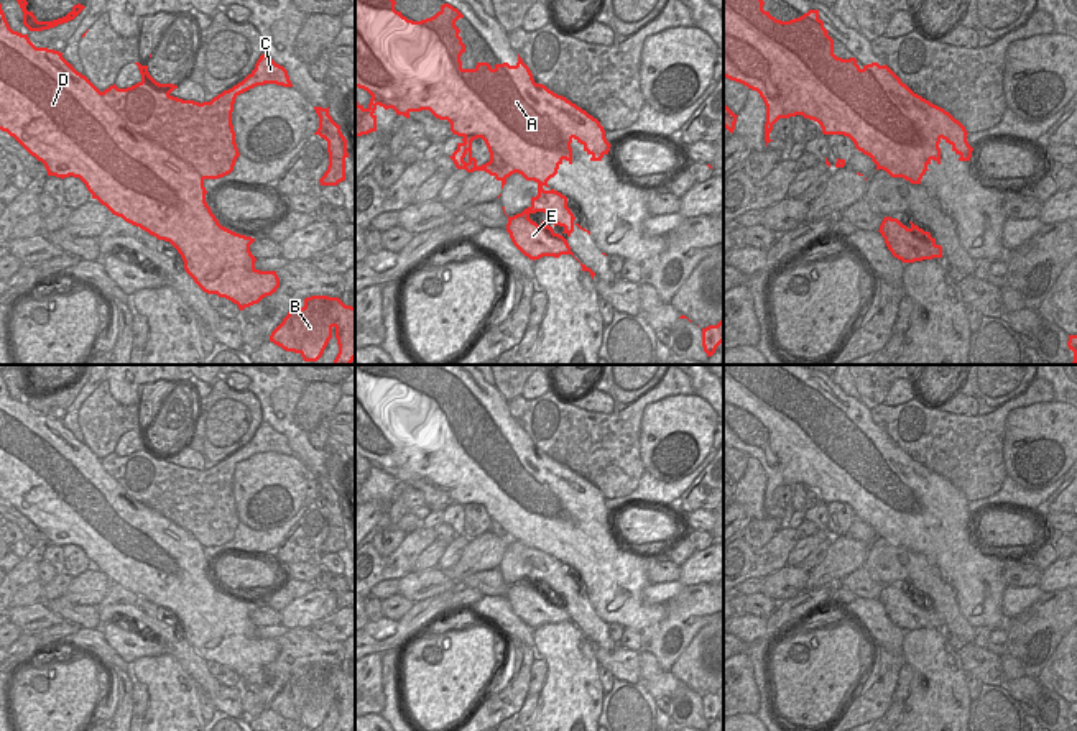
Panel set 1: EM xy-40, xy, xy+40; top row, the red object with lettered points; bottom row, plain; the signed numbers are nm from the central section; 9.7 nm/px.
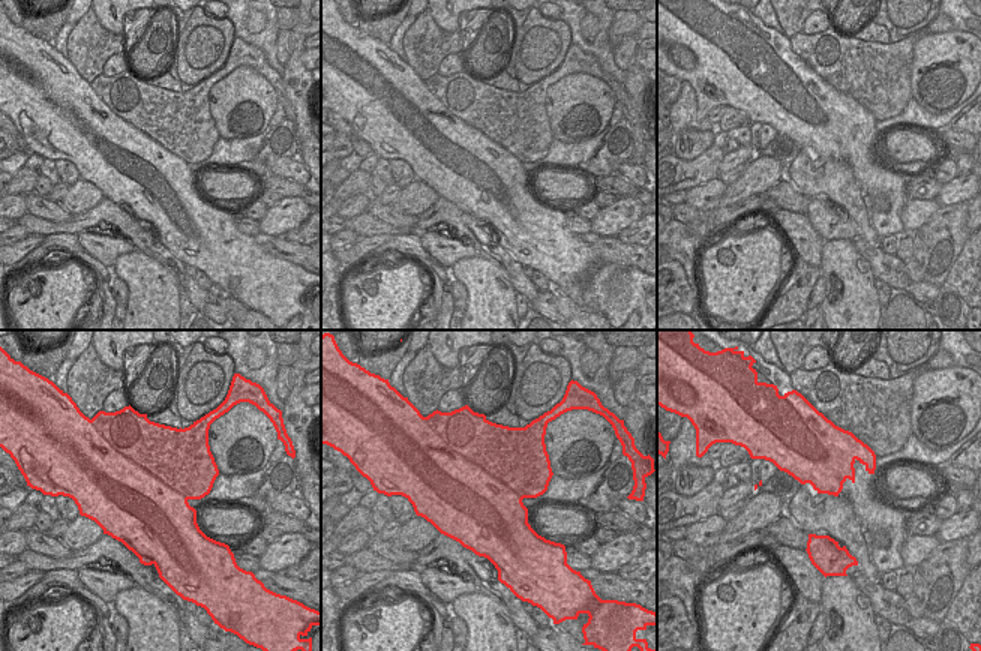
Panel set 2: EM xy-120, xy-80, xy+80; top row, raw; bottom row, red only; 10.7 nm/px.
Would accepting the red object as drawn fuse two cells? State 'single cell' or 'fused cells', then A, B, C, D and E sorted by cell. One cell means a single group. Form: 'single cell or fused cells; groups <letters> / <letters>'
fused cells; groups A C / B D E

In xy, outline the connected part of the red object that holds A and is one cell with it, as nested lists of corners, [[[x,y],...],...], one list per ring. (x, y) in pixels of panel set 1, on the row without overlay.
[[[515,457],[515,462],[510,465],[505,465],[503,468],[497,467],[488,467],[487,471],[482,471],[483,476],[488,481],[495,481],[498,488],[502,488],[503,483],[513,483],[516,478],[521,478],[525,483],[523,493],[525,496],[516,499],[516,503],[525,509],[525,511],[533,511],[536,514],[552,517],[561,513],[561,504],[572,504],[575,506],[577,498],[572,494],[562,491],[562,490],[552,490],[552,494],[546,498],[546,511],[538,513],[534,509],[534,501],[539,494],[544,491],[549,491],[548,488],[544,490],[543,486],[548,486],[548,481],[541,481],[539,475],[531,470],[529,465],[526,465],[523,460]]]

